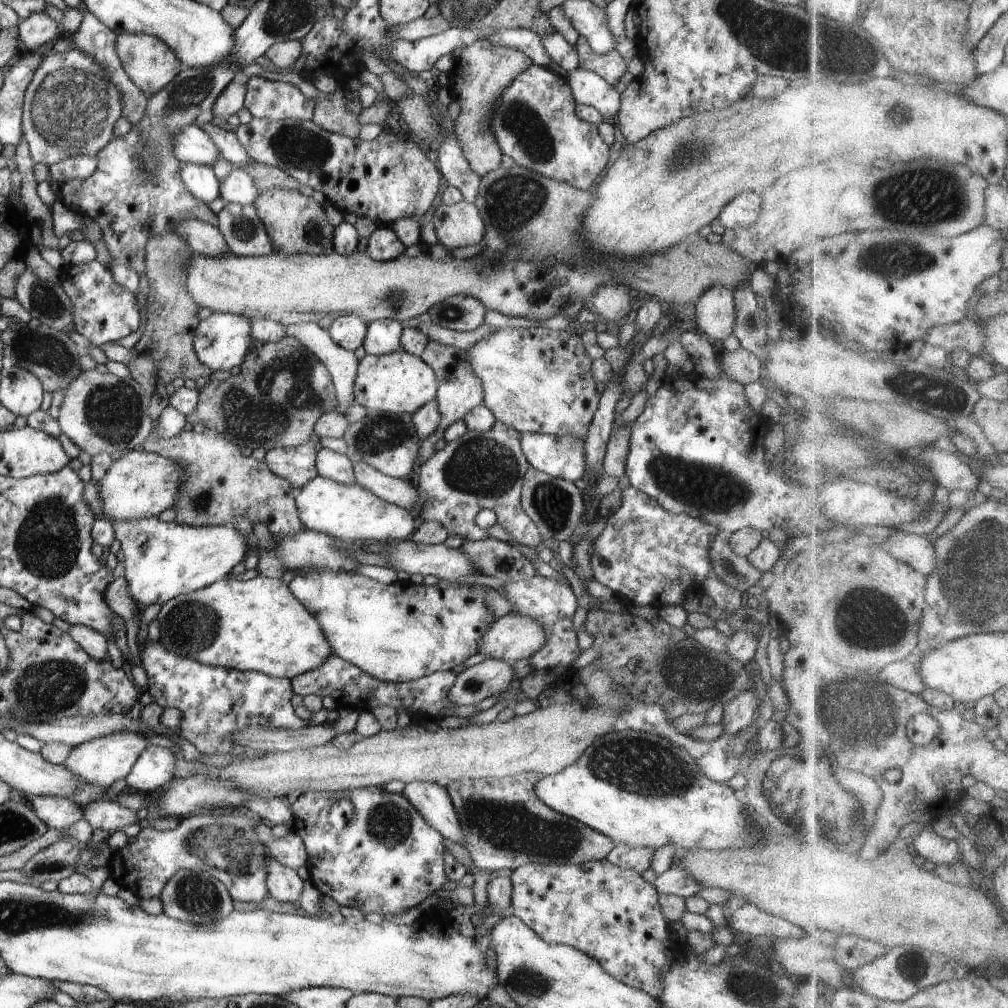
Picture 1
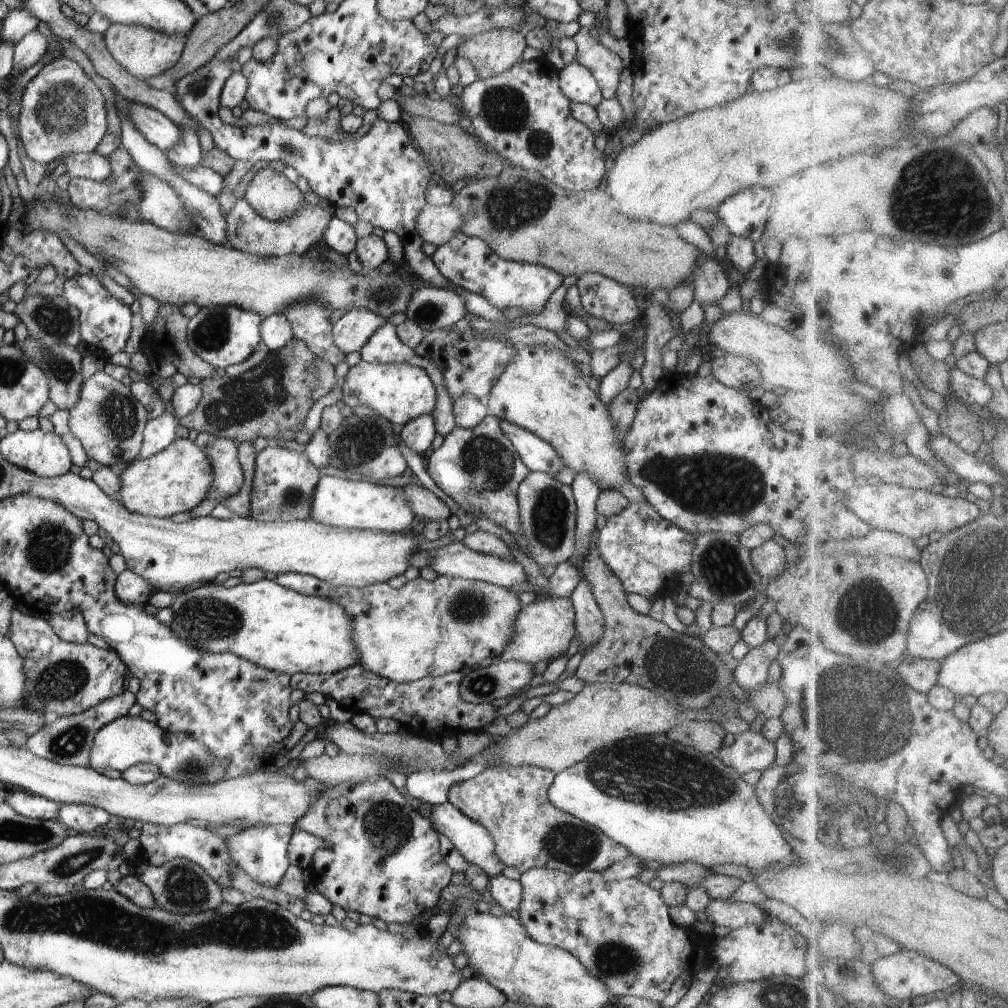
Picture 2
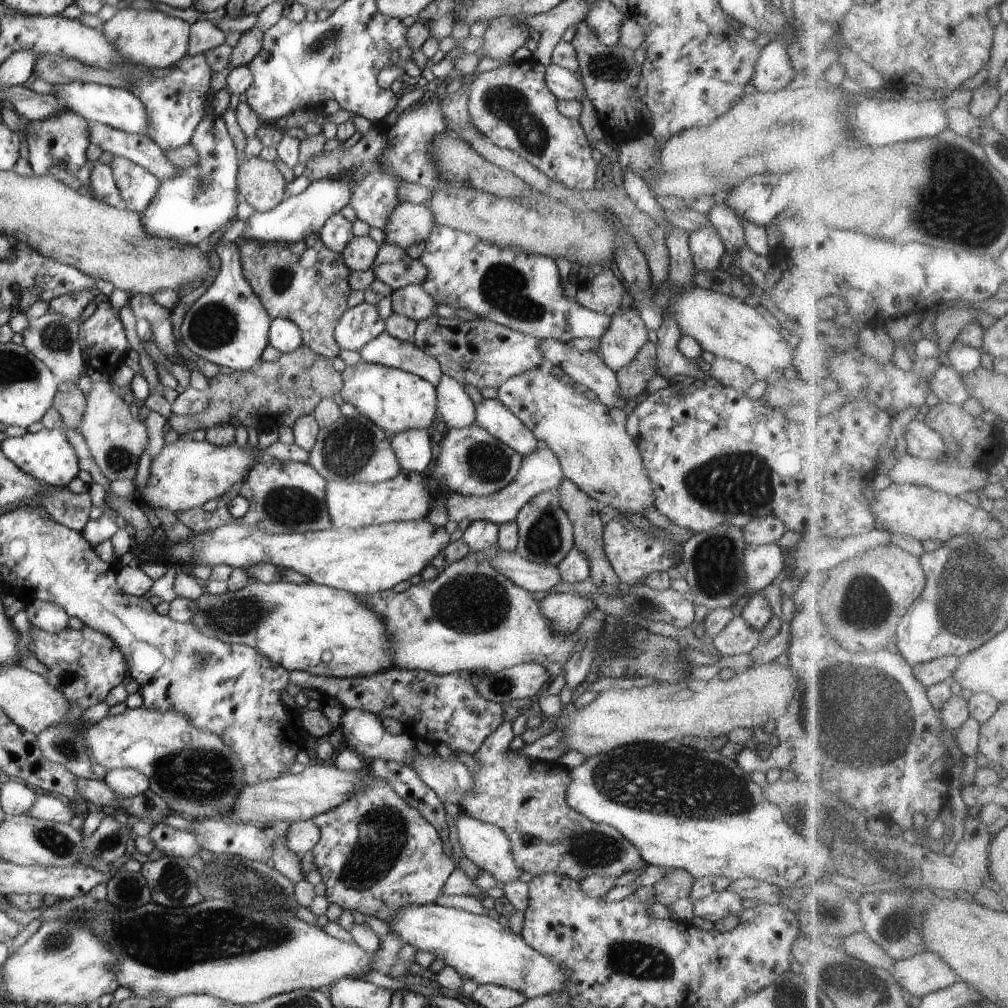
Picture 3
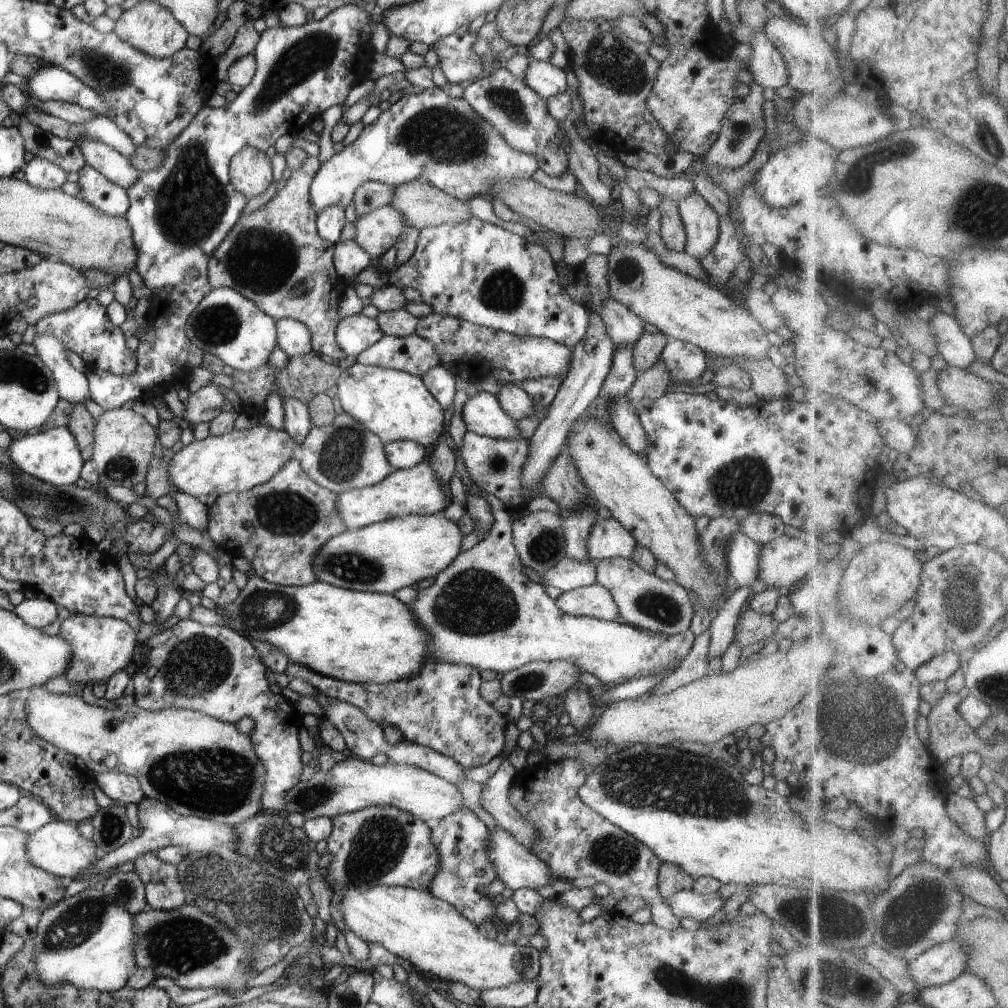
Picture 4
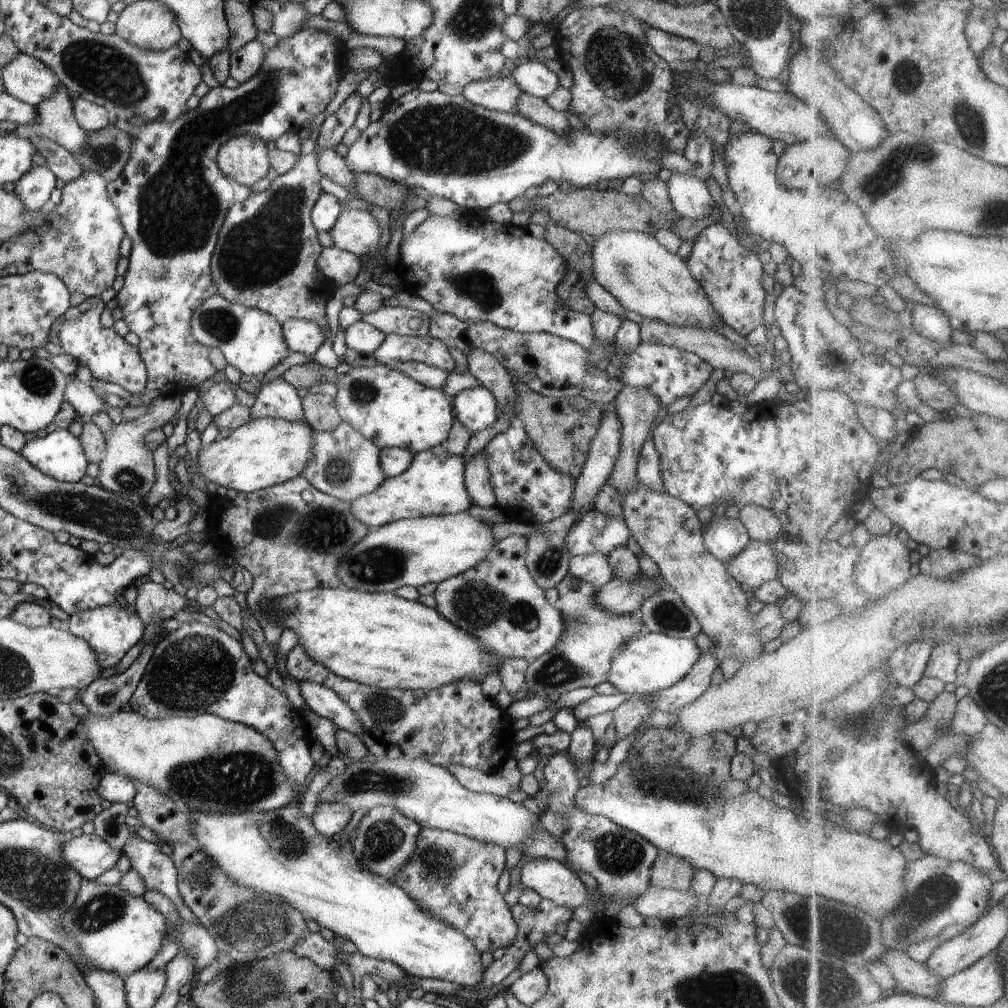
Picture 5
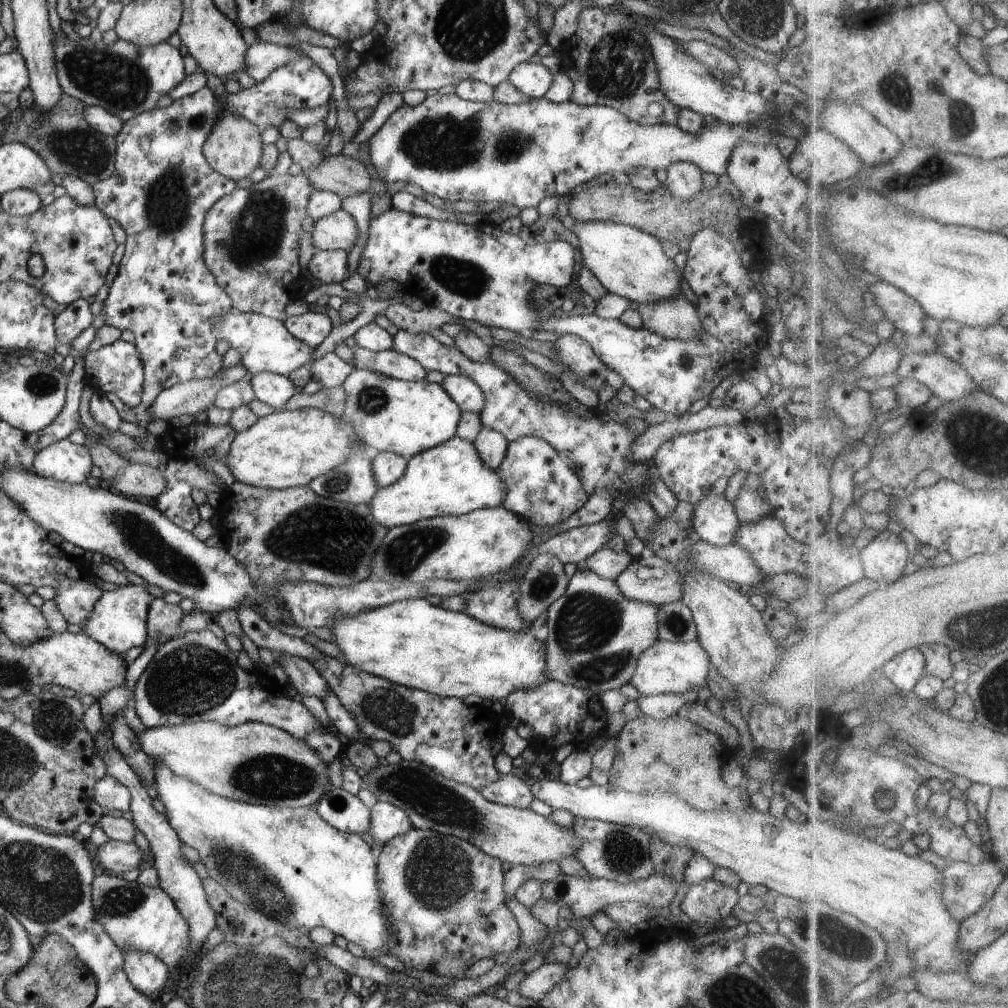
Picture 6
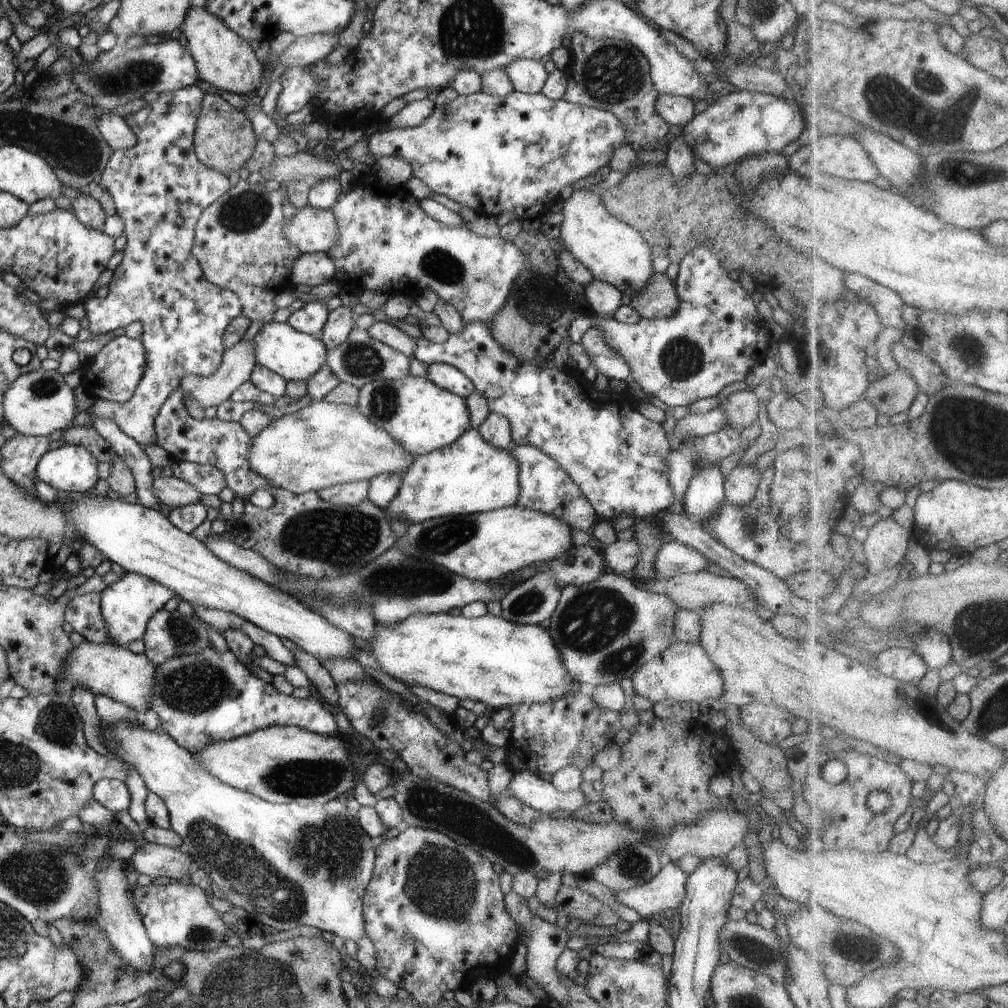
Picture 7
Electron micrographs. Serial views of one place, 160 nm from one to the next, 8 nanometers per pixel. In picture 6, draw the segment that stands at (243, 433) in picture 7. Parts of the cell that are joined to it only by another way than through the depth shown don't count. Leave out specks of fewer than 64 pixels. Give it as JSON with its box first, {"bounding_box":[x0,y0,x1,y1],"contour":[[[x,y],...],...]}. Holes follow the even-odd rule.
{"bounding_box":[158,422,237,465],"contour":[[[209,422],[192,423],[173,427],[169,424],[165,433],[158,438],[160,450],[169,459],[208,457],[226,465],[227,456],[237,432],[230,423],[214,425]]]}

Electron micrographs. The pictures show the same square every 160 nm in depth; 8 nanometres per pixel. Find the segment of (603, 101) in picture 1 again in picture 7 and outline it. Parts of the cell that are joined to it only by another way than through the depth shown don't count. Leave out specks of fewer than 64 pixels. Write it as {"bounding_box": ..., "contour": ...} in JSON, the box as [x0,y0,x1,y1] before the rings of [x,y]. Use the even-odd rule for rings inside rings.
{"bounding_box":[503,59,549,93],"contour":[[[533,59],[514,60],[503,70],[513,90],[520,93],[541,93],[549,76],[544,61]]]}

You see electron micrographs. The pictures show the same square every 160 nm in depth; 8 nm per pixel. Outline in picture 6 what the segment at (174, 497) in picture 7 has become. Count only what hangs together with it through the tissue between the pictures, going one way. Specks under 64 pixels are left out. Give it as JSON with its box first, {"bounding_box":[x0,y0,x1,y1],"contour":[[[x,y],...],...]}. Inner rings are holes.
{"bounding_box":[110,463,167,500],"contour":[[[129,463],[121,473],[118,472],[114,477],[117,480],[110,489],[136,500],[137,498],[155,499],[167,487],[164,473],[145,464]]]}

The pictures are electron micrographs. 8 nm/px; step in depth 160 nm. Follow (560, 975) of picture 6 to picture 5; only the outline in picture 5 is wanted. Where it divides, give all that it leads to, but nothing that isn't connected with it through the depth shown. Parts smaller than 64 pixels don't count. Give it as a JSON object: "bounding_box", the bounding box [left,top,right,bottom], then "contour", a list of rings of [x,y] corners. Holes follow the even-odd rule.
{"bounding_box":[507,968,549,1007],"contour":[[[534,968],[532,972],[524,973],[507,991],[524,1005],[531,1007],[542,996],[546,995],[549,988],[549,981],[542,968]]]}

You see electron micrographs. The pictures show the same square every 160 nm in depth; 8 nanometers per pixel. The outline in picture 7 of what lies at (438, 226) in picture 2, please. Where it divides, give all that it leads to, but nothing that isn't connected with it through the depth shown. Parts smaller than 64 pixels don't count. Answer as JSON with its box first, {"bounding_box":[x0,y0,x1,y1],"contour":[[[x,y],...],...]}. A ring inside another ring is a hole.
{"bounding_box":[283,205,338,253],"contour":[[[307,205],[285,220],[283,235],[301,253],[325,253],[338,240],[338,222],[329,209]]]}

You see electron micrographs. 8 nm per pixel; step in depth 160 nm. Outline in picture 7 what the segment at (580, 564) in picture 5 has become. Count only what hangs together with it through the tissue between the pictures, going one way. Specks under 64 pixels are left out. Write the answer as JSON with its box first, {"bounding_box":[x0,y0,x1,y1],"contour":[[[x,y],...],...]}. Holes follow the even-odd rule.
{"bounding_box":[601,539,642,575],"contour":[[[636,539],[614,541],[601,547],[607,570],[620,575],[630,575],[638,561],[642,558],[642,547]]]}

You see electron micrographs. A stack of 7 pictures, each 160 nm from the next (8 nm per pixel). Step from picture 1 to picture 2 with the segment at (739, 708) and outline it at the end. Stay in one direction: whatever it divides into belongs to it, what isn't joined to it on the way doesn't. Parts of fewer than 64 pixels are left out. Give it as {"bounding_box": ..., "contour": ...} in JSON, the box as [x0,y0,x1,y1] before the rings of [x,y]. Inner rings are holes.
{"bounding_box":[733,639,782,692],"contour":[[[768,639],[764,644],[750,649],[733,670],[738,686],[748,692],[766,684],[768,668],[772,662],[777,661],[781,642],[782,639]]]}

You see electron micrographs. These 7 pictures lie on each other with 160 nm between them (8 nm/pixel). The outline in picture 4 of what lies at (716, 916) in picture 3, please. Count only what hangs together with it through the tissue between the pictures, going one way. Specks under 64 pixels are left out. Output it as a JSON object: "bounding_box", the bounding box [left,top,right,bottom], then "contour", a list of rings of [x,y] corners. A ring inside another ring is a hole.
{"bounding_box":[665,890,725,923],"contour":[[[692,890],[676,892],[665,900],[670,904],[672,912],[678,916],[678,919],[691,918],[701,923],[723,910],[725,904],[725,901],[720,898],[720,894],[700,895]]]}

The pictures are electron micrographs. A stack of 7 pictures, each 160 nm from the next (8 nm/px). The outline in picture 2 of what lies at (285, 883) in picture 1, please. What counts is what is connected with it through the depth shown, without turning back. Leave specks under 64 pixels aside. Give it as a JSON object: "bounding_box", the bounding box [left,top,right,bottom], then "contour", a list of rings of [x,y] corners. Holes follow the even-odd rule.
{"bounding_box":[226,824,293,888],"contour":[[[288,824],[247,826],[240,832],[226,838],[226,848],[234,864],[244,869],[258,884],[270,888],[278,888],[282,876],[290,868],[287,848],[292,836],[293,826]]]}

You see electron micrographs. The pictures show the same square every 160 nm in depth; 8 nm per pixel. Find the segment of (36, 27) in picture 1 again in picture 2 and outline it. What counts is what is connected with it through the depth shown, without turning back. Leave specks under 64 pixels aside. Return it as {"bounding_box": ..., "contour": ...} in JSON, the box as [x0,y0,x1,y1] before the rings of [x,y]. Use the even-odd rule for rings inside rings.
{"bounding_box":[11,29,49,79],"contour":[[[35,29],[26,34],[14,48],[14,68],[12,68],[11,79],[18,77],[25,70],[34,66],[36,62],[47,53],[49,48],[46,36]]]}

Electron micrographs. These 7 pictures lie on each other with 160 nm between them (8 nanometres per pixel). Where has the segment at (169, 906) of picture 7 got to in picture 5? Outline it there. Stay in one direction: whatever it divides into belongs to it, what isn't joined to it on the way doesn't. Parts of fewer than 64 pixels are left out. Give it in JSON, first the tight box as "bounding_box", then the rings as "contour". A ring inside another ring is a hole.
{"bounding_box":[62,879,166,979],"contour":[[[82,879],[78,896],[71,904],[70,910],[62,916],[62,926],[66,930],[66,938],[74,938],[80,944],[80,956],[90,959],[95,967],[100,967],[106,972],[118,974],[123,979],[146,967],[156,954],[160,954],[164,948],[166,938],[166,918],[160,914],[152,904],[148,904],[143,896],[132,896],[130,892],[122,890],[120,886],[104,886],[90,879]]]}

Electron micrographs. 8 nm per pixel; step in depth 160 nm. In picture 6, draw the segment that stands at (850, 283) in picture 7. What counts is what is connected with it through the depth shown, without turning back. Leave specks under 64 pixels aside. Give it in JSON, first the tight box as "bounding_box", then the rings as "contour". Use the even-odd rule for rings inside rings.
{"bounding_box":[869,280,928,335],"contour":[[[882,280],[872,281],[869,290],[873,293],[878,304],[893,321],[891,331],[906,330],[906,334],[920,335],[924,332],[924,316],[928,315],[922,304],[911,297],[905,290]]]}

